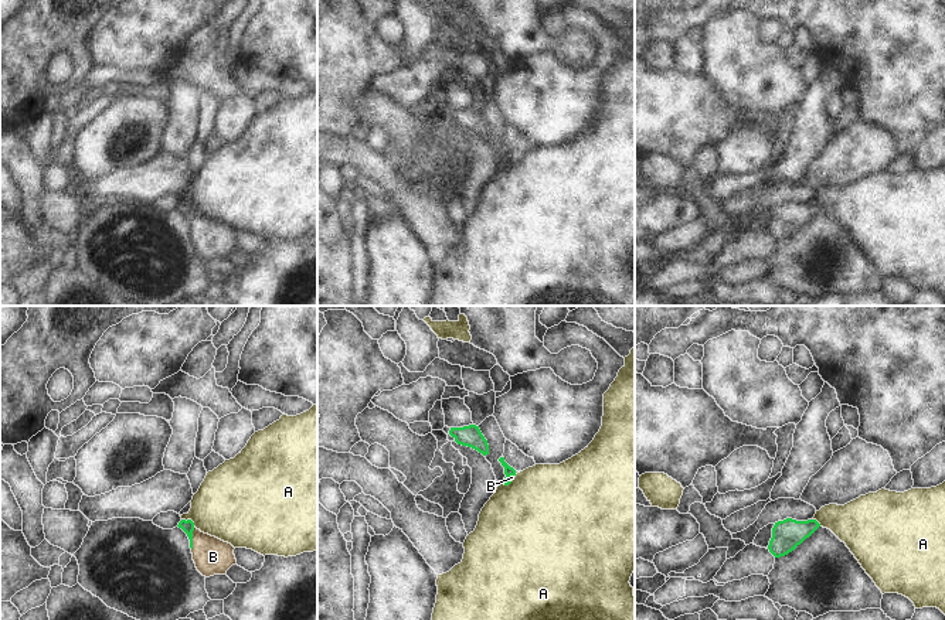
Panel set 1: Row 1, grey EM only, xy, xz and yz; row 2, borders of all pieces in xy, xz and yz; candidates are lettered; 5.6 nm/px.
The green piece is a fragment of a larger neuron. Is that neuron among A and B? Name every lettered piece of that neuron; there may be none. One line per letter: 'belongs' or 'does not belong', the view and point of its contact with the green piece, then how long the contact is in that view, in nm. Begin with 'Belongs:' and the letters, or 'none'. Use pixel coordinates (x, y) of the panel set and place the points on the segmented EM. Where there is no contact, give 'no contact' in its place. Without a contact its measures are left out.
Belongs: B
A: does not belong | xy (189, 520) | 90 nm
B: belongs | xy (191, 538) | 140 nm

